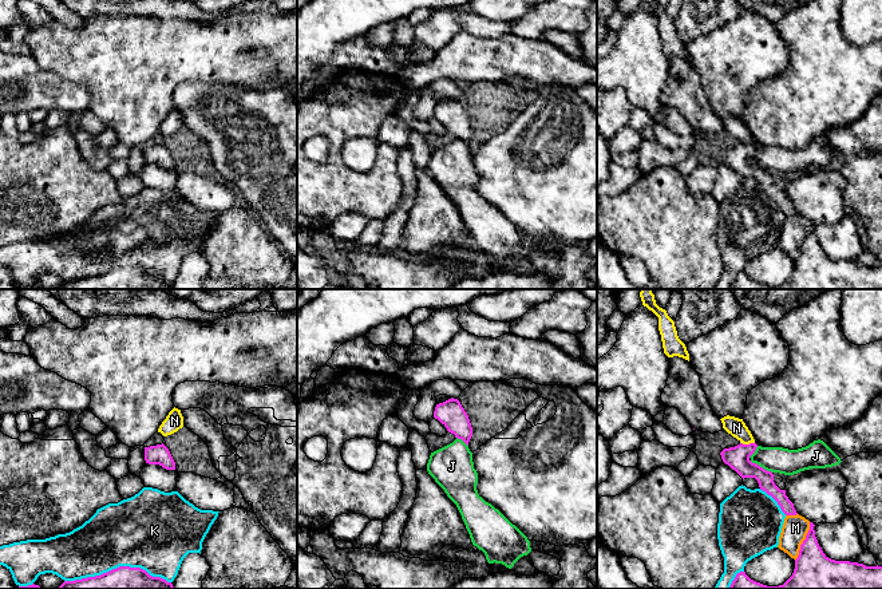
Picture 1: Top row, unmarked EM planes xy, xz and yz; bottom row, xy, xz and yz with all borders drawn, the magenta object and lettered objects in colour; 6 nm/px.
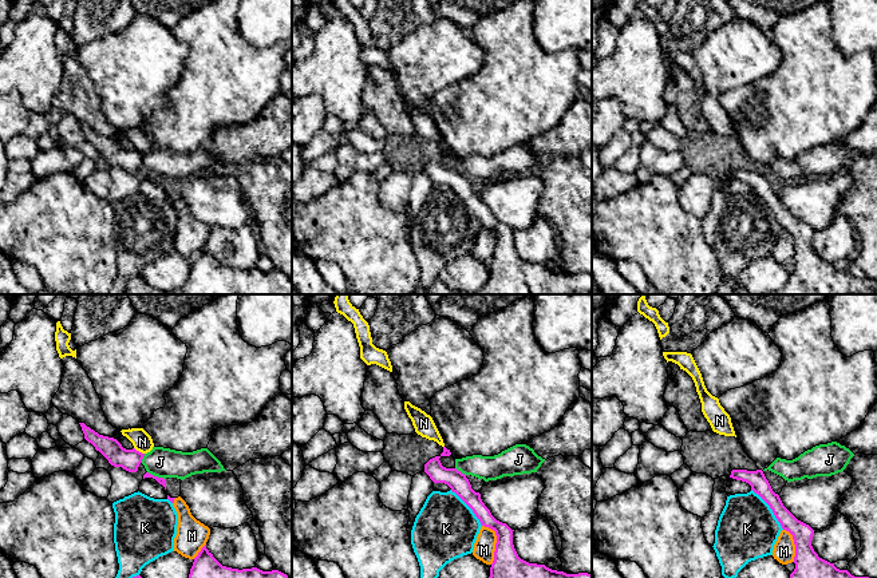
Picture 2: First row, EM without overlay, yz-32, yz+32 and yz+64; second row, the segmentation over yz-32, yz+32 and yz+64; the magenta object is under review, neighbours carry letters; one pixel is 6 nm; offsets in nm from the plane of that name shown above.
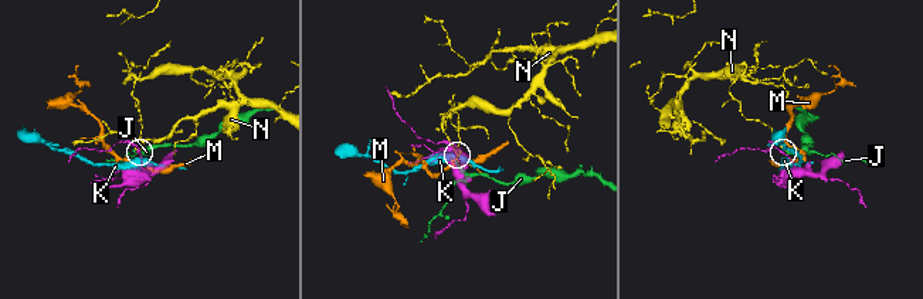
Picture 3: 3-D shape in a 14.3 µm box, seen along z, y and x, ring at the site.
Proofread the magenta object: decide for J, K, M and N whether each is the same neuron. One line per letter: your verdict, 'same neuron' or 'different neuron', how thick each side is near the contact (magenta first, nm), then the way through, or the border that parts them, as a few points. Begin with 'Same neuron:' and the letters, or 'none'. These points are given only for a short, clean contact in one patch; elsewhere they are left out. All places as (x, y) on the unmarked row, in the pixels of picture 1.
Same neuron: none
J: different neuron; calibres 140 and 160 nm; border yz (750, 161), (771, 173)
K: different neuron; calibres 110 and 380 nm
M: different neuron; calibres 300 and 160 nm
N: different neuron; calibres 140 and 110 nm; border yz (740, 142), (754, 143)

